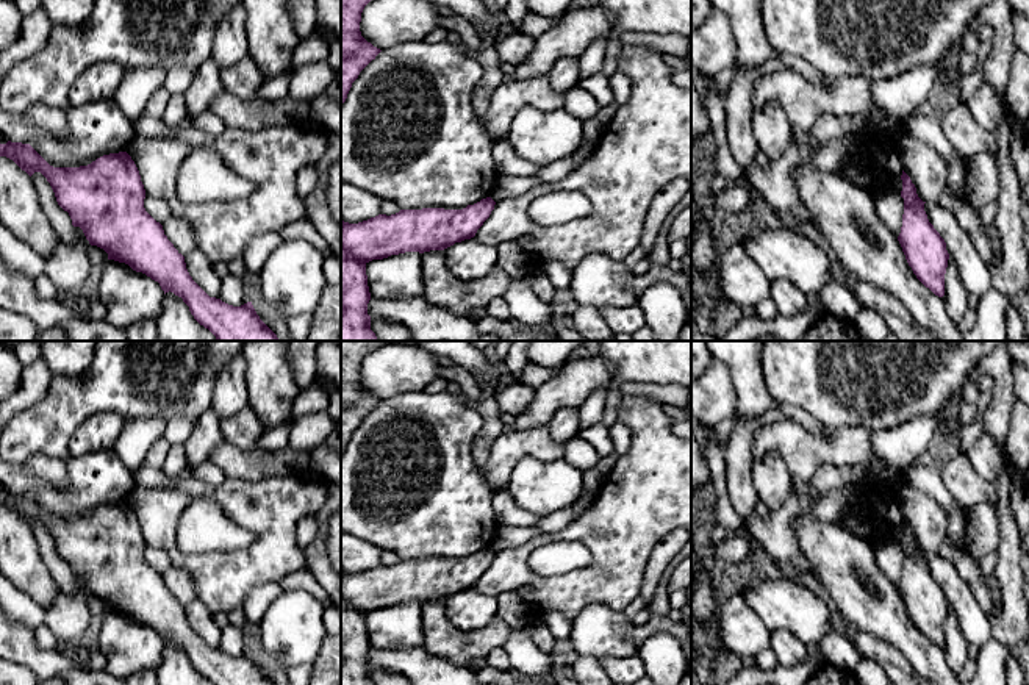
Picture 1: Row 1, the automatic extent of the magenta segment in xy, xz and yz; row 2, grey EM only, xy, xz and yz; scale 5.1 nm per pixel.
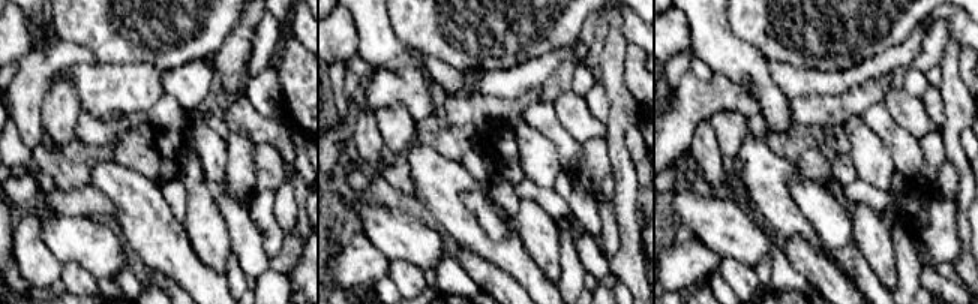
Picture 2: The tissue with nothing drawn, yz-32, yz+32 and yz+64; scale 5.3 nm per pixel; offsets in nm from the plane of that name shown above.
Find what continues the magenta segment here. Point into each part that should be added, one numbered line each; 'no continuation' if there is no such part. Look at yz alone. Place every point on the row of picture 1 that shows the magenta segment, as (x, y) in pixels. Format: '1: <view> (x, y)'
no continuation

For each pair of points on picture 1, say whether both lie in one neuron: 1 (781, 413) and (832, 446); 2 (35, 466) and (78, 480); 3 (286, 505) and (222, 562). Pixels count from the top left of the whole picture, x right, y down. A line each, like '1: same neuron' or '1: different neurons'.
1: different neurons
2: different neurons
3: same neuron

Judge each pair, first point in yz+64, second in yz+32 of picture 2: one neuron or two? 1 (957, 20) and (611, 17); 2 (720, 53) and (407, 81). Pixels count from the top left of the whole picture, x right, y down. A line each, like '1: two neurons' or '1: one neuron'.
1: two neurons
2: two neurons

